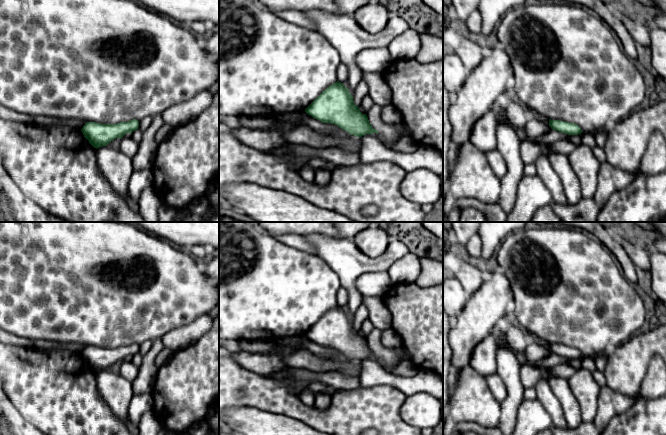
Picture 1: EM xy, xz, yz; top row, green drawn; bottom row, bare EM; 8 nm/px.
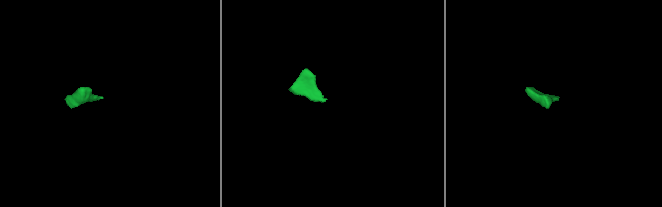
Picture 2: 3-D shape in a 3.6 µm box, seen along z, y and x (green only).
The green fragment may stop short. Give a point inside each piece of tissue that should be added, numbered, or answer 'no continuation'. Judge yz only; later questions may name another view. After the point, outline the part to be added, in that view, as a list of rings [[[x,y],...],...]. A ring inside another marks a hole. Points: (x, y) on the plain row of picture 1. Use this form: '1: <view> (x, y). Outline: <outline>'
no continuation

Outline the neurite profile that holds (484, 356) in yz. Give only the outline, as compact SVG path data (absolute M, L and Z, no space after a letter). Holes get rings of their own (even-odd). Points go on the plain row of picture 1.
M490 333L474 347L470 359L470 366L483 377L496 374L497 353L497 339Z

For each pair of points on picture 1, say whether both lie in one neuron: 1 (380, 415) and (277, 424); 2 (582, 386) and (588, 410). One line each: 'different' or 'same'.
1: different
2: same

